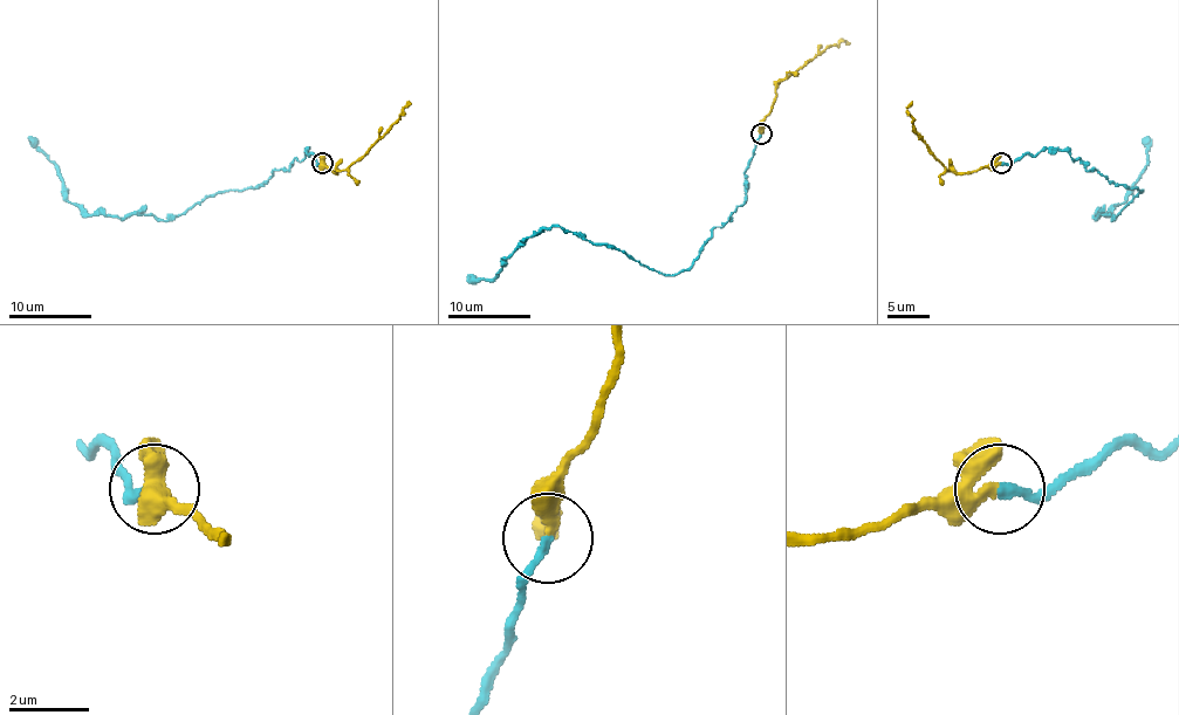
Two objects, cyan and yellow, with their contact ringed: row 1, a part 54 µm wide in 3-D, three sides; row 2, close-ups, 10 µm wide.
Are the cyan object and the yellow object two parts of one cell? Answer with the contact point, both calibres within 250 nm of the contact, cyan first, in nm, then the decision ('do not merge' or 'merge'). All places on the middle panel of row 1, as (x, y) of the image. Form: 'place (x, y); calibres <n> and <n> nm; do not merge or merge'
place (761, 133); calibres 240 and 280 nm; merge

